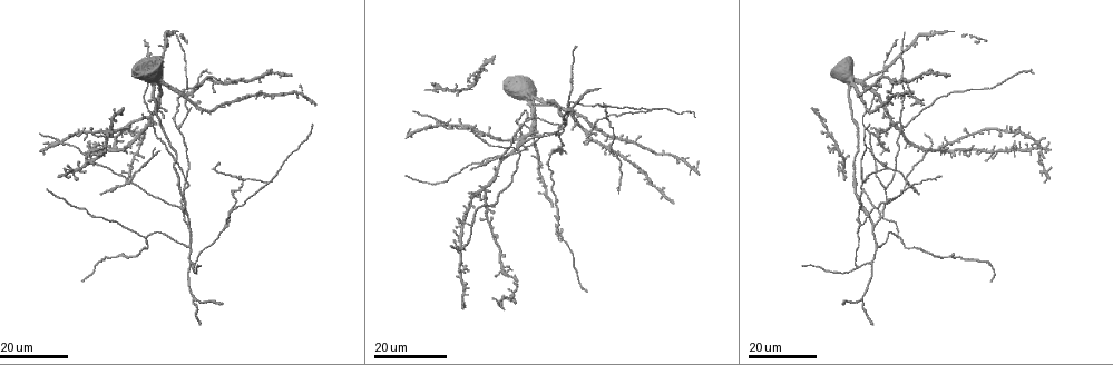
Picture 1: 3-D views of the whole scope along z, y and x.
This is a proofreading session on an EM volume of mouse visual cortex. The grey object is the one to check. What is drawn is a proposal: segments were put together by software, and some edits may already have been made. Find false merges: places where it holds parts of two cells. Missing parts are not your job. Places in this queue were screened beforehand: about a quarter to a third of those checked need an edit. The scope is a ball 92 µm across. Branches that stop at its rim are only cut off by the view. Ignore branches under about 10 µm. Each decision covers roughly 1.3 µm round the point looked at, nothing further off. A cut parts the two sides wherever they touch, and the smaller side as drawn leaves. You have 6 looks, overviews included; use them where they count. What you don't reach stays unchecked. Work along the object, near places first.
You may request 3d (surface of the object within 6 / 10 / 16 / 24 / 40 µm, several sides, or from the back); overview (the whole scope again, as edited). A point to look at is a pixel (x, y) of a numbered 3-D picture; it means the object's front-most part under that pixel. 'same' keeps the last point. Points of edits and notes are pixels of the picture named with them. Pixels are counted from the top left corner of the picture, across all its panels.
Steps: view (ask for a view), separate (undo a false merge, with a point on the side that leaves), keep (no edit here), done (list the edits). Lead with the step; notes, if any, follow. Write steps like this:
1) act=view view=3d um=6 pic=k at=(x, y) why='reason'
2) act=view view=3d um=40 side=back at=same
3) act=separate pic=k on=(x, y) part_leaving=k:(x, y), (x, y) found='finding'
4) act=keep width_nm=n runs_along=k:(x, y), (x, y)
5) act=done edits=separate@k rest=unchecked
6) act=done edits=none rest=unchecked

act=view view=3d um=16 pic=1 at=(905, 180) why='looks like a crossing'

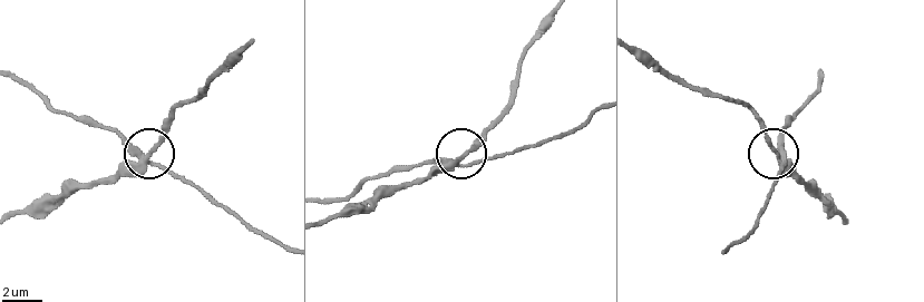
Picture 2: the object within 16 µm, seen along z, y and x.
act=view view=3d um=6 pic=2 at=(134, 154)

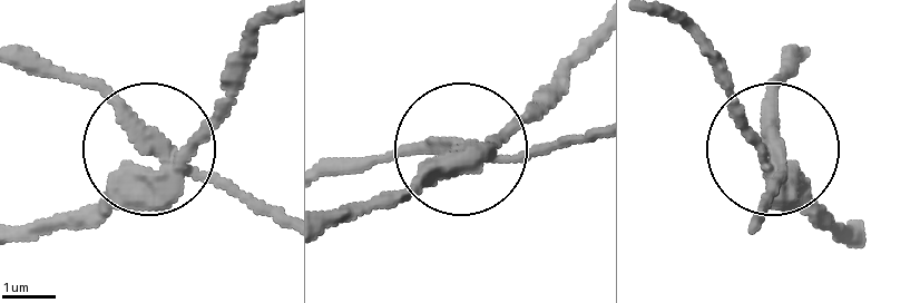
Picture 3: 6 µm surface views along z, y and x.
act=separate pic=3 on=(109, 207) arms=5 part_leaving=3:(173, 173), (279, 13) found='two cells meet here'

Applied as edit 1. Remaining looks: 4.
act=view view=3d um=24 pic=1 at=(863, 184) why='three arms meet'

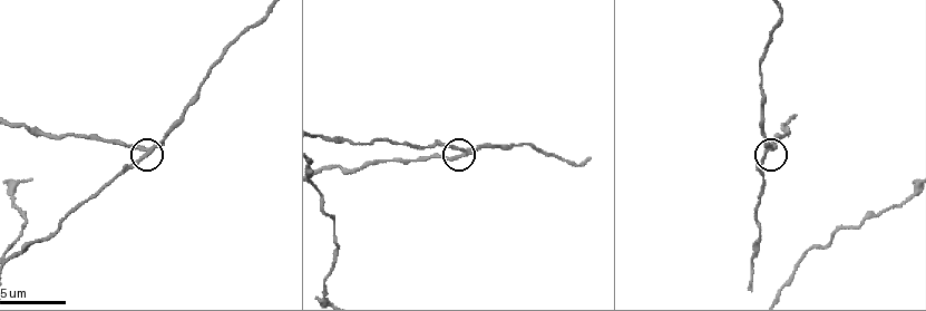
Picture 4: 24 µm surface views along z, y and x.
act=view view=3d um=10 pic=4 at=(459, 155)

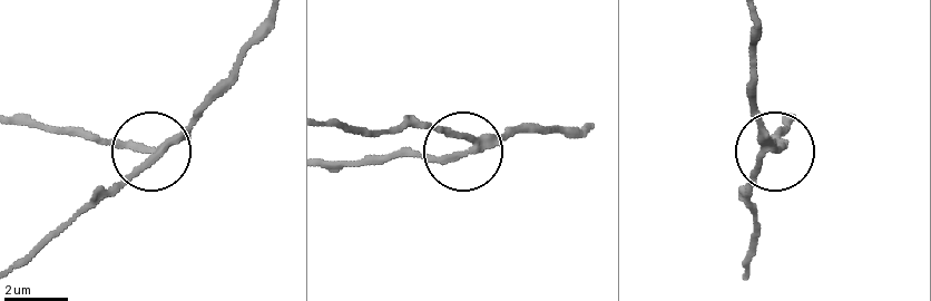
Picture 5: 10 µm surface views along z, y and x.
act=separate pic=5 on=(129, 143) arms=3 part_leaving=5:(173, 142), (119, 149), (16, 125) found='two cells meet here'

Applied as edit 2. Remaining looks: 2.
act=view view=3d um=16 pic=1 at=(876, 246) why='three-way junction'

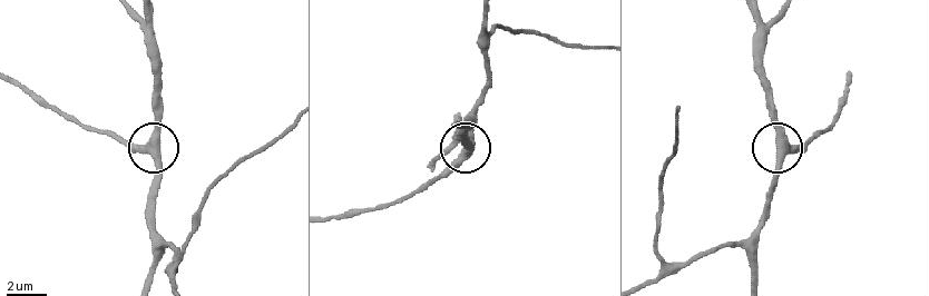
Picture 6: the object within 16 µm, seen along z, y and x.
act=view view=3d um=10 pic=6 at=(791, 151)

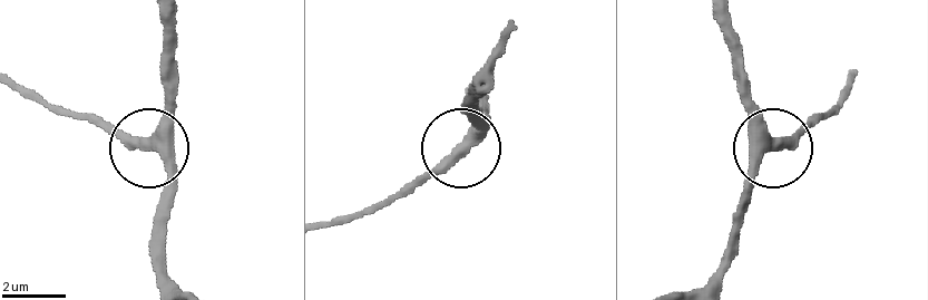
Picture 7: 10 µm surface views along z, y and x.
act=keep runs_along=7:(163, 16), (163, 128), (152, 150), (171, 176), (171, 213) found='continuous, no second cell'

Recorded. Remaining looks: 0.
act=done edits=separate@3,separate@5 rest=unchecked

